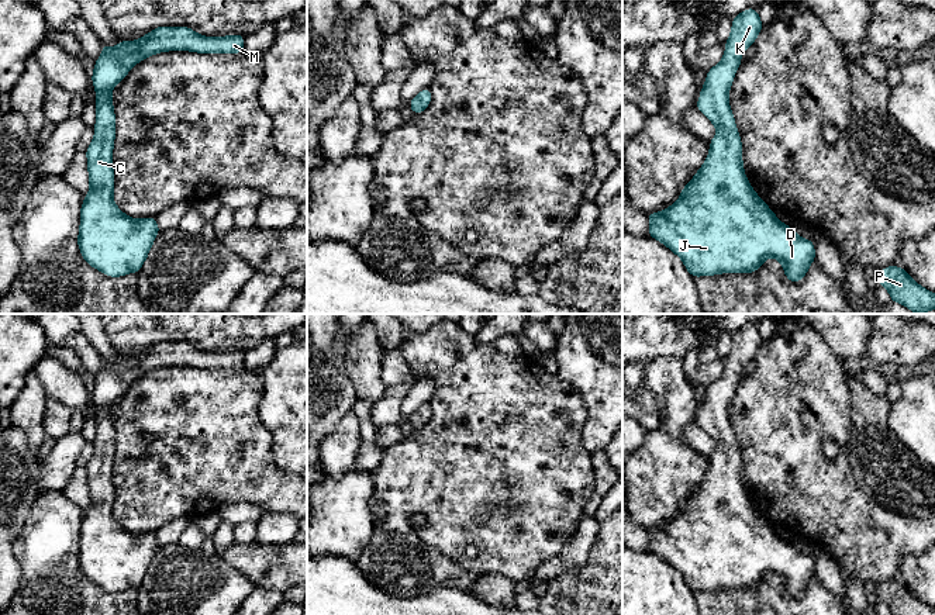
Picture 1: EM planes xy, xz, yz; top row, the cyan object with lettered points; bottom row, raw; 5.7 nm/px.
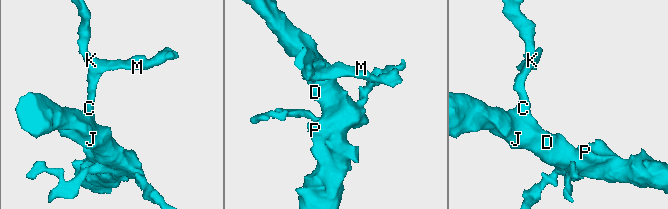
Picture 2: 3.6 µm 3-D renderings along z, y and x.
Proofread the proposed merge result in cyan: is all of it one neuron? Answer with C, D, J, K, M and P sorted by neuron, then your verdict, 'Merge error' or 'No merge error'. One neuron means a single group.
Groups: C D J K M P. No merge error

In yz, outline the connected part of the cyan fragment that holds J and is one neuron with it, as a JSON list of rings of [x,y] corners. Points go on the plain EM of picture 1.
[[[746,324],[732,334],[724,373],[707,387],[697,415],[697,425],[717,443],[707,474],[684,501],[677,516],[660,528],[646,529],[648,552],[674,567],[694,594],[720,588],[755,588],[767,573],[776,573],[783,580],[787,595],[798,598],[815,576],[814,557],[798,552],[791,542],[780,538],[755,508],[743,487],[743,464],[728,410],[743,366],[755,359],[762,342],[756,324]]]

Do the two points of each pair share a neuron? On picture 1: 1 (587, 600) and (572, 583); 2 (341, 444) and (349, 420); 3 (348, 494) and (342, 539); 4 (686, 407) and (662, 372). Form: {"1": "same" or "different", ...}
{"1": "same", "2": "same", "3": "same", "4": "same"}

